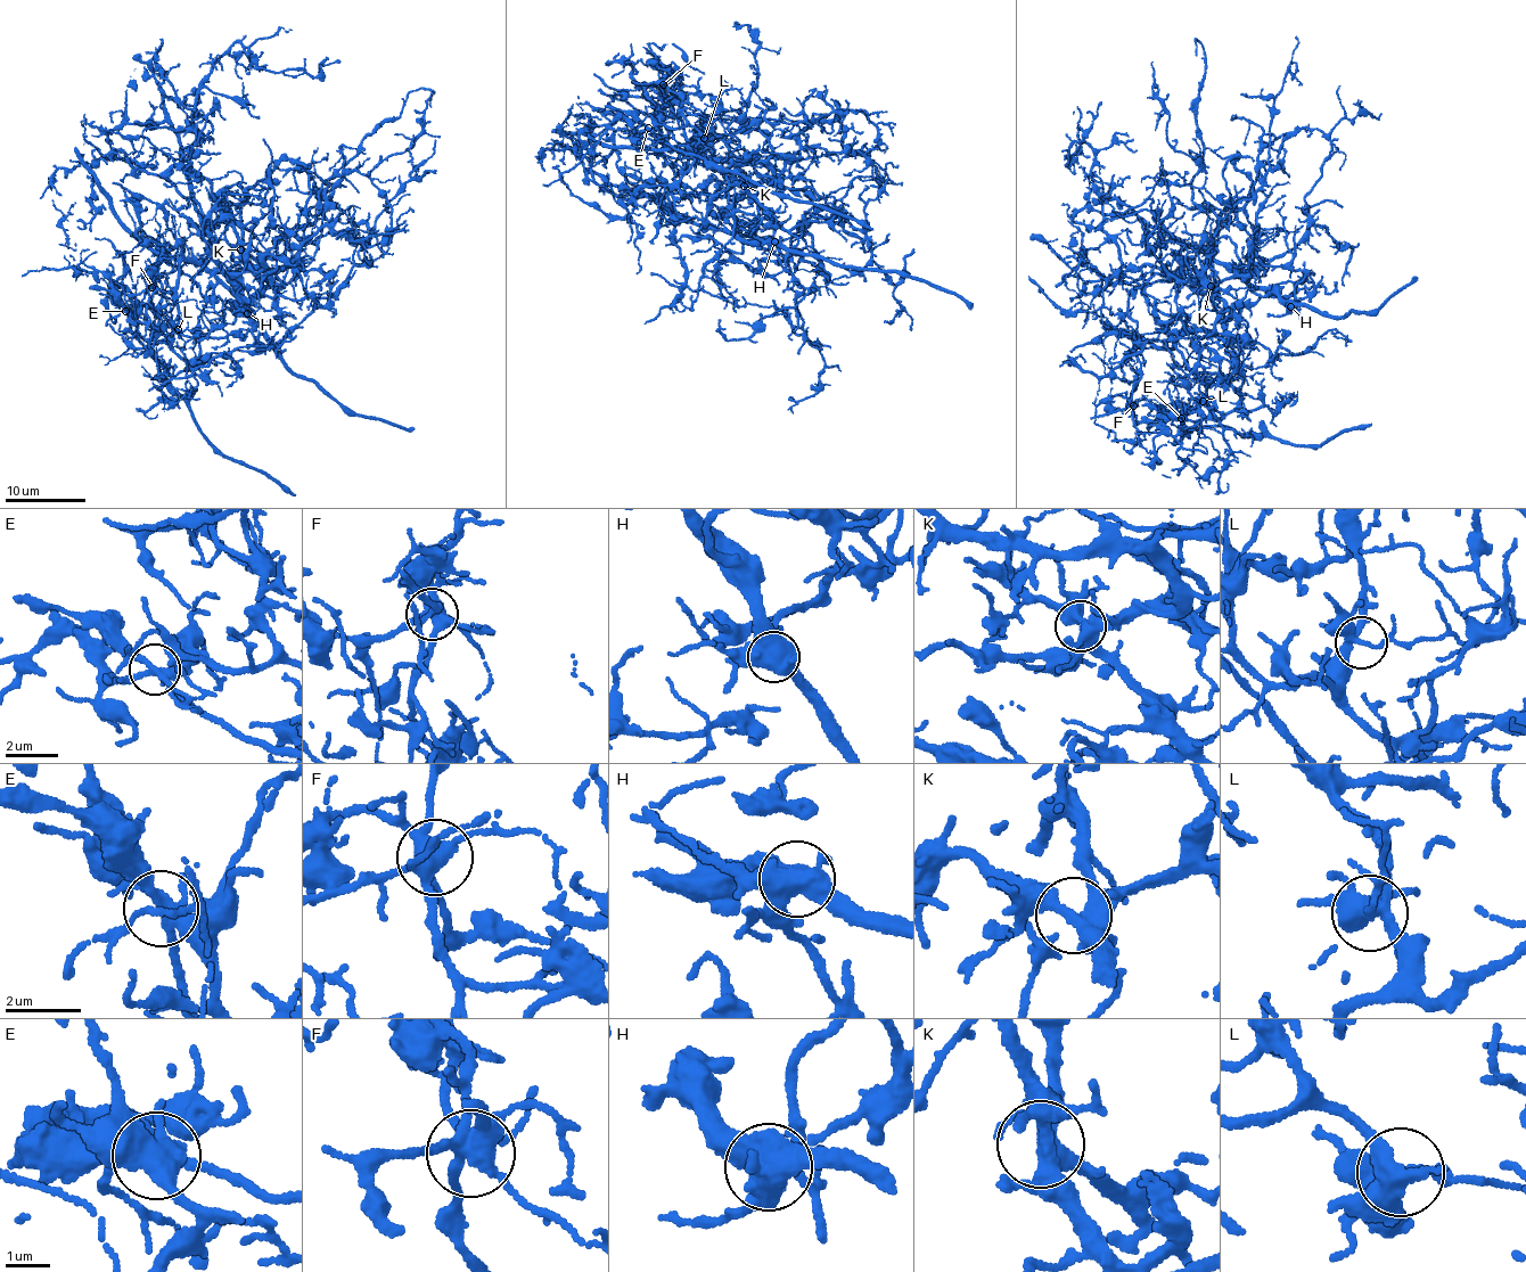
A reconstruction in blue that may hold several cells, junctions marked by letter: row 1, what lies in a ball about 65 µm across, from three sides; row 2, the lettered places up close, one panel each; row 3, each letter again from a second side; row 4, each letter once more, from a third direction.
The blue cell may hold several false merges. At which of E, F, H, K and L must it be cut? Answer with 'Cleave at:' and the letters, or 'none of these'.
Cleave at: E, F, H

